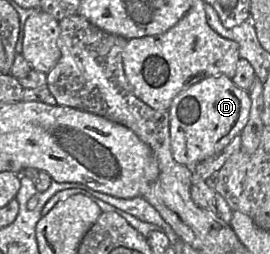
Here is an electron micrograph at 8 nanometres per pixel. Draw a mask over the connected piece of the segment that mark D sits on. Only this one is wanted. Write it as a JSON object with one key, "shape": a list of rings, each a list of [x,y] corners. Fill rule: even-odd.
{"shape":[[[225,75],[202,79],[176,95],[169,112],[170,147],[174,160],[193,167],[219,153],[246,126],[251,109],[251,98]]]}

